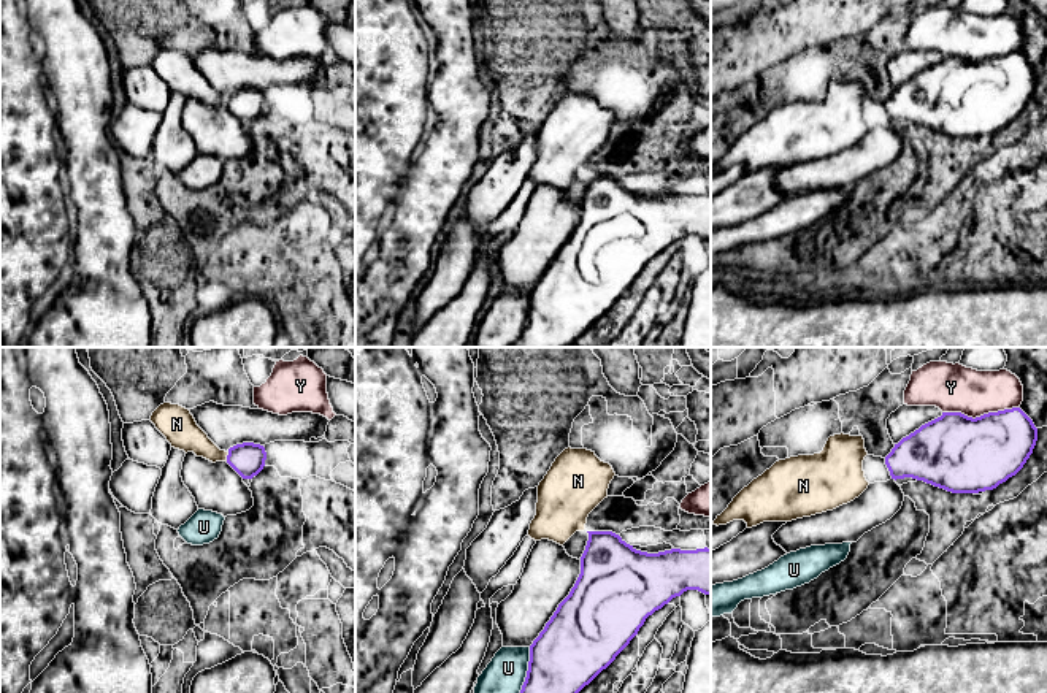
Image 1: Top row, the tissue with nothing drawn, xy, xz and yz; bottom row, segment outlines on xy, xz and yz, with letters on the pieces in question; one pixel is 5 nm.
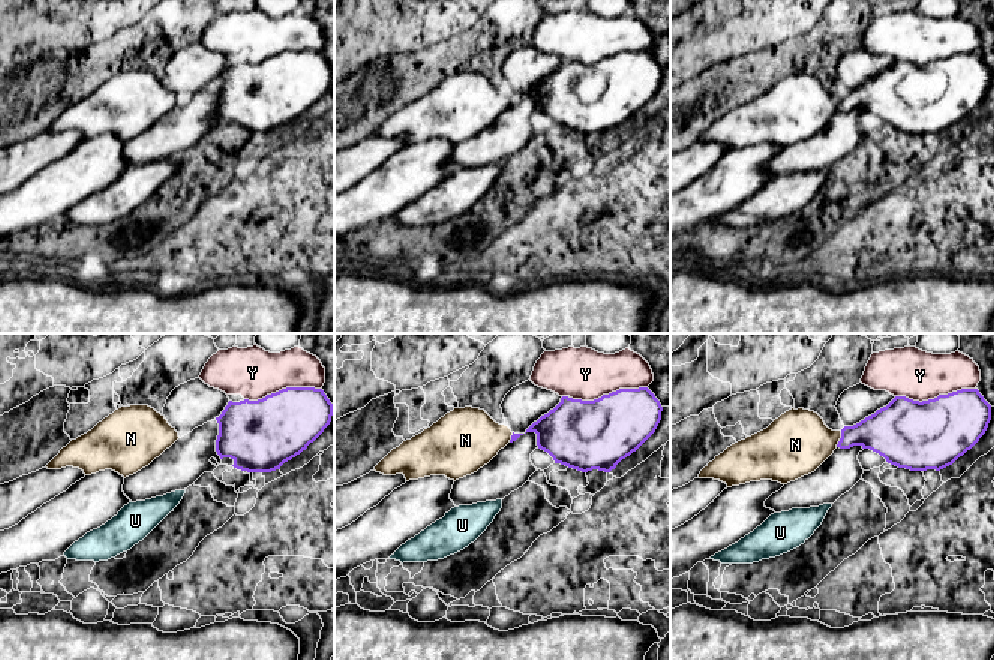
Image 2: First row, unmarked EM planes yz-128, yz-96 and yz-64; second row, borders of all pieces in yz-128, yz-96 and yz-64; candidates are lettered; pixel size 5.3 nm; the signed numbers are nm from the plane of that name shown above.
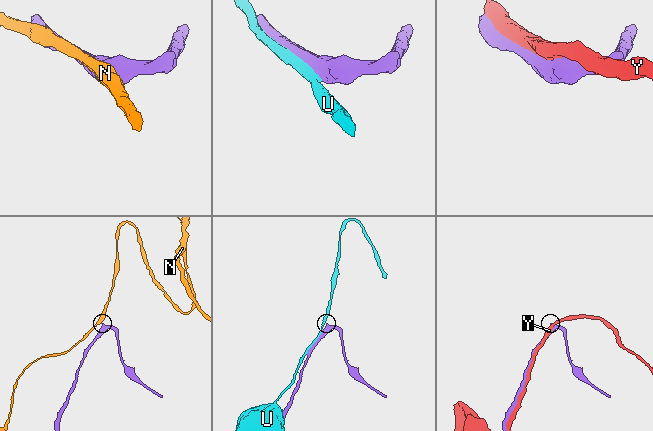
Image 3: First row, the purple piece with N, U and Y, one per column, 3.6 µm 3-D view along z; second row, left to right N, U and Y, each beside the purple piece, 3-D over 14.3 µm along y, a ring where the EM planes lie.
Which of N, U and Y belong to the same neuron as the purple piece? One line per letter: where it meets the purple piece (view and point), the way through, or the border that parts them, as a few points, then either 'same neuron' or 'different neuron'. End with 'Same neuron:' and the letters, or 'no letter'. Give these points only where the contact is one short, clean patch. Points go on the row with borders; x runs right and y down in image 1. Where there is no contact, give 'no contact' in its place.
N: contact xy (227, 457); border xy (229, 452), (226, 460); different neuron
U: contact xz (529, 670); different neuron
Y: contact yz (981, 416); different neuron
Same neuron: no letter

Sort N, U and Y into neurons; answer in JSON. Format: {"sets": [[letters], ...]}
{"sets": [["N"], ["U"], ["Y"]]}

